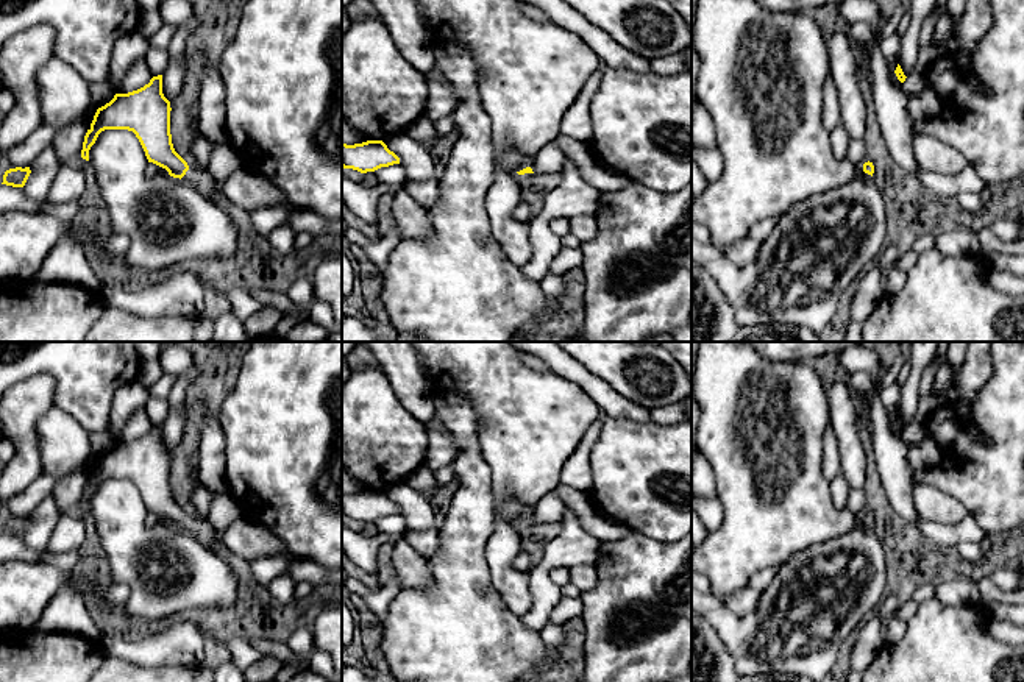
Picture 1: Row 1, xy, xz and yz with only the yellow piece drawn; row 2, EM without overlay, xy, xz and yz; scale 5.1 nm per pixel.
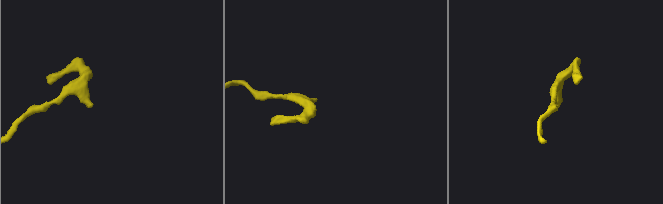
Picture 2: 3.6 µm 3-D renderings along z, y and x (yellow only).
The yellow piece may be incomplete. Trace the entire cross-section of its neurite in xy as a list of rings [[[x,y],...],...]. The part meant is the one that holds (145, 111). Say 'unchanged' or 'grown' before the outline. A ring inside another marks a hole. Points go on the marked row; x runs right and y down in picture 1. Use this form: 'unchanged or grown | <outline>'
grown | [[[162,75],[153,76],[144,87],[116,94],[98,108],[83,142],[81,158],[89,161],[89,150],[105,130],[128,130],[139,139],[148,162],[153,162],[194,186],[203,197],[212,198],[222,187],[206,169],[190,169],[175,151],[170,134],[170,101],[162,94]]]

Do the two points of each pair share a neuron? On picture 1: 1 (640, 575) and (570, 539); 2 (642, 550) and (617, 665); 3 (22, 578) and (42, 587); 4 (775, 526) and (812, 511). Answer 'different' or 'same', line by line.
1: different
2: same
3: same
4: same

